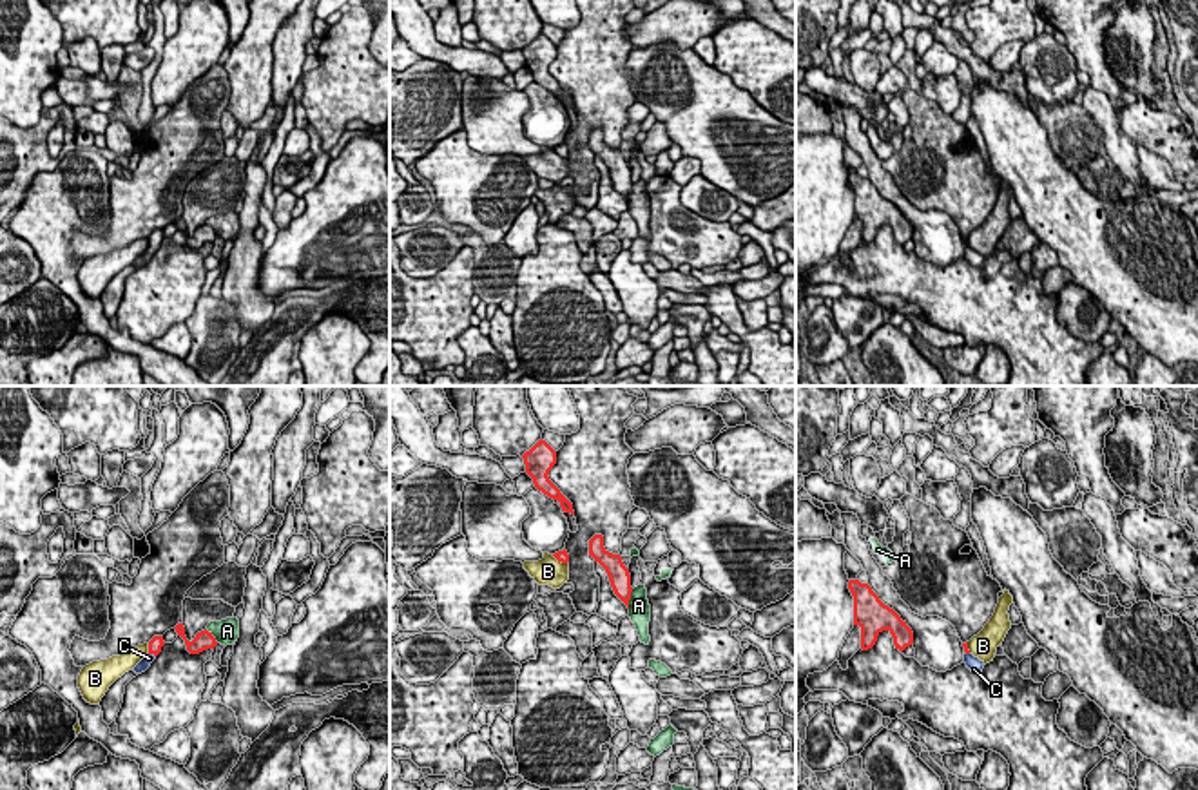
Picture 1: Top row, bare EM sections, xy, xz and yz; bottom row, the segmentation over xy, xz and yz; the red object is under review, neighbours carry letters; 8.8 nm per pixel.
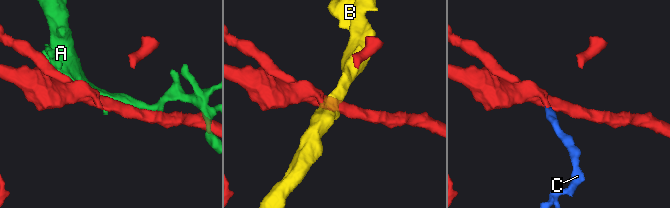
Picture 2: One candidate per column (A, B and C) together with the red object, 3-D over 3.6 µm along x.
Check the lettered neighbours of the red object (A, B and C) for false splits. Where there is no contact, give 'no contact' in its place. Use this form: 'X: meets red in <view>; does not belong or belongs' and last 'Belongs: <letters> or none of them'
A: meets red in xz; does not belong
B: meets red in xy; does not belong
C: meets red in xy; belongs
Belongs: C

